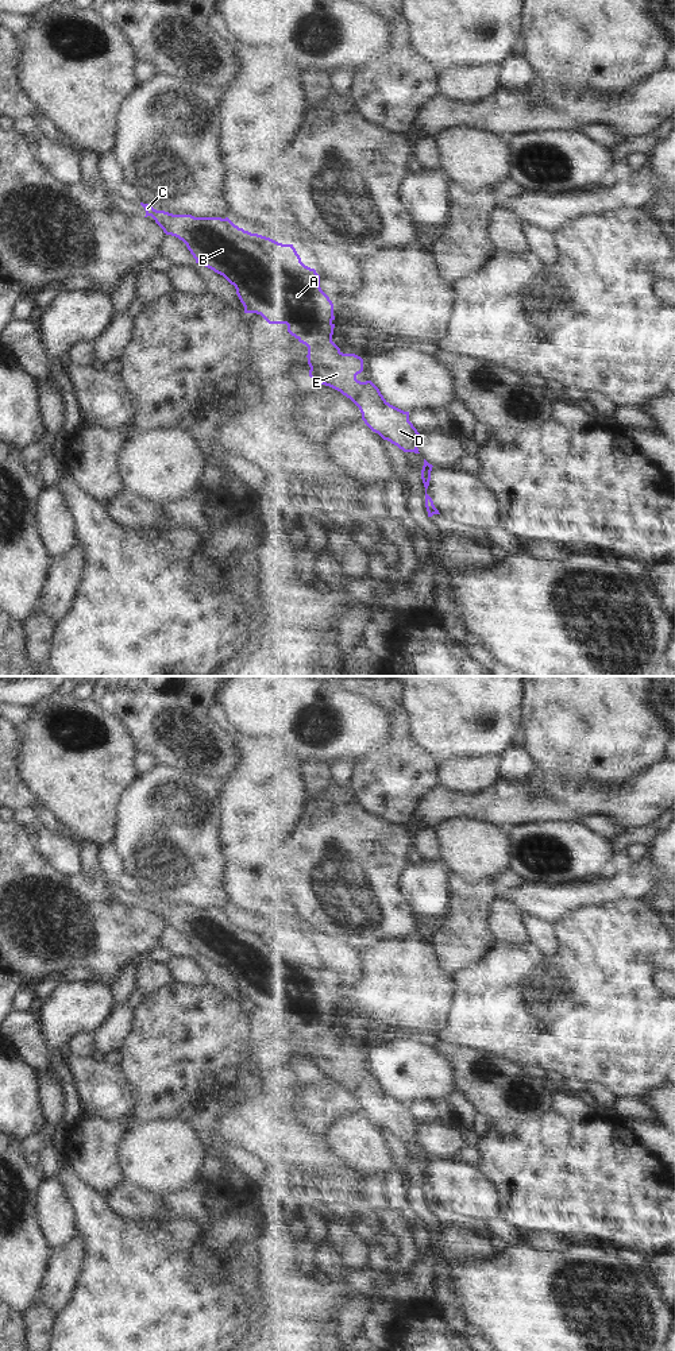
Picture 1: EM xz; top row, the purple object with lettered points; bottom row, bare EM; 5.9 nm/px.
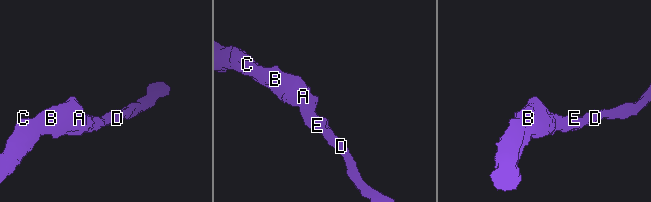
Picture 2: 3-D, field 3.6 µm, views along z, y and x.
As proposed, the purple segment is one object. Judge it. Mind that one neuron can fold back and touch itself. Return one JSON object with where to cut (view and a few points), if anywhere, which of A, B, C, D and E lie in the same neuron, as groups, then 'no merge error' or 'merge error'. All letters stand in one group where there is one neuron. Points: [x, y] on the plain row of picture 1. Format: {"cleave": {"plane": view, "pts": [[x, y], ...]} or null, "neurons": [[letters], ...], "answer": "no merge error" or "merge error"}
{"cleave": null, "neurons": [["A", "B", "C", "D", "E"]], "answer": "no merge error"}

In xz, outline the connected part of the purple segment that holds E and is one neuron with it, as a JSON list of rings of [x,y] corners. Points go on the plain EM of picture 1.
[[[140,893],[146,902],[146,907],[151,907],[166,926],[171,926],[182,931],[196,954],[204,956],[215,964],[223,966],[231,976],[235,977],[236,985],[244,997],[244,1004],[261,1005],[269,1015],[286,1015],[288,1023],[300,1034],[308,1038],[308,1055],[310,1058],[309,1068],[319,1076],[329,1077],[343,1086],[350,1089],[360,1101],[362,1111],[383,1131],[397,1136],[404,1143],[418,1143],[420,1124],[409,1112],[409,1103],[404,1103],[390,1096],[379,1080],[371,1073],[360,1073],[356,1066],[363,1062],[363,1050],[355,1045],[343,1045],[332,1032],[335,1011],[333,995],[320,978],[320,966],[315,960],[305,957],[301,953],[293,935],[282,935],[270,929],[251,925],[235,916],[228,908],[194,908],[192,906],[173,906],[165,902],[157,902],[148,895]]]

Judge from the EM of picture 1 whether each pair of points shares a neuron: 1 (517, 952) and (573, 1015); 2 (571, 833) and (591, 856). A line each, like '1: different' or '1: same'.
1: same
2: same

